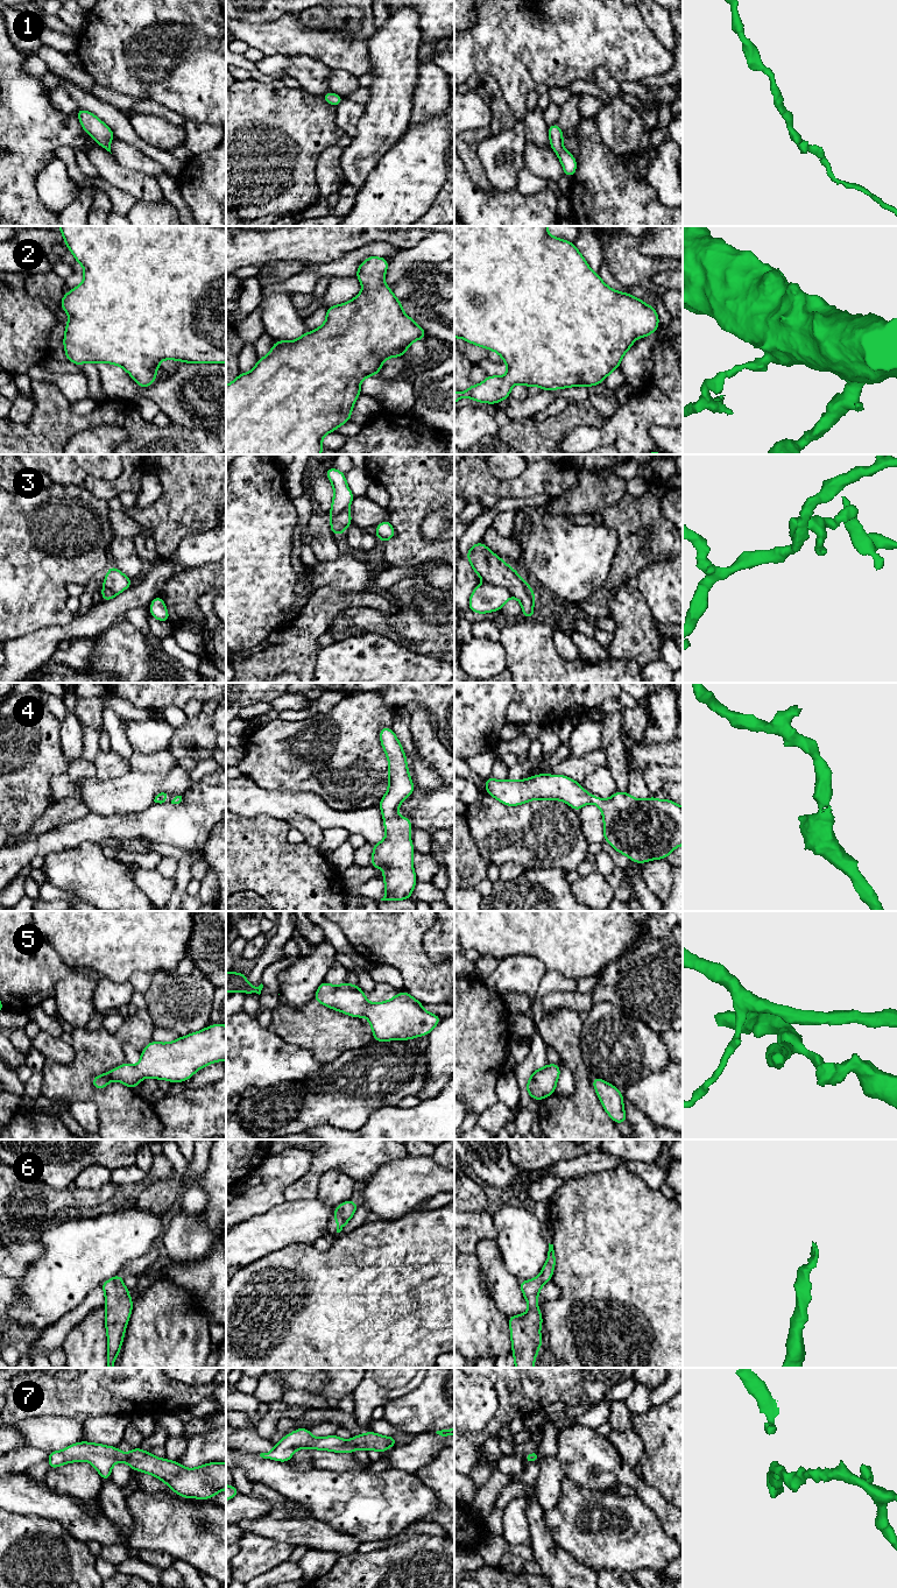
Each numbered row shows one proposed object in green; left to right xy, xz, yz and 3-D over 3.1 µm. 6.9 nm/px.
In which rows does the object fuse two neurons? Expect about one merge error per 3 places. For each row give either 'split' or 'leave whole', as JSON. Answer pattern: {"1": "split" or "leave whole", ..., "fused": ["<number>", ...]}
{"1": "leave whole", "2": "leave whole", "3": "split", "4": "leave whole", "5": "leave whole", "6": "leave whole", "7": "leave whole", "fused": ["3"]}

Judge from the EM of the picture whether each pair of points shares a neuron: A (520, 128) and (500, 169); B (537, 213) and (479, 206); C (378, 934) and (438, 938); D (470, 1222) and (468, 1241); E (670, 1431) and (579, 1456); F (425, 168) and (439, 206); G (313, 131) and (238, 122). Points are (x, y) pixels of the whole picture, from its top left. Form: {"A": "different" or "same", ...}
{"A": "same", "B": "same", "C": "different", "D": "same", "E": "different", "F": "different", "G": "same"}

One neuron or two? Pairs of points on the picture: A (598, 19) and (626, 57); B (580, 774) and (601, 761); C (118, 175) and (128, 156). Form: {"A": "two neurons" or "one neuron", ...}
{"A": "one neuron", "B": "one neuron", "C": "two neurons"}

